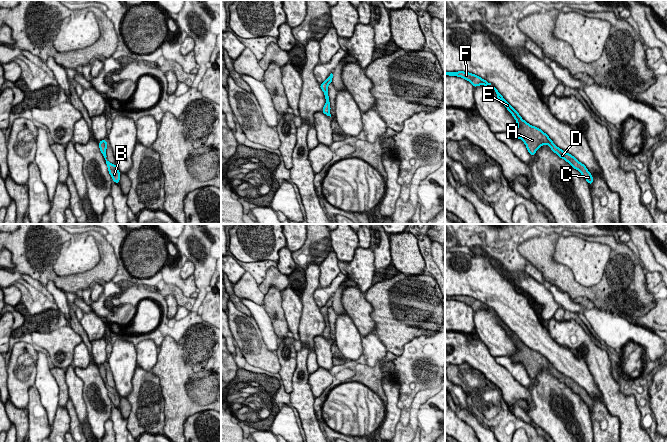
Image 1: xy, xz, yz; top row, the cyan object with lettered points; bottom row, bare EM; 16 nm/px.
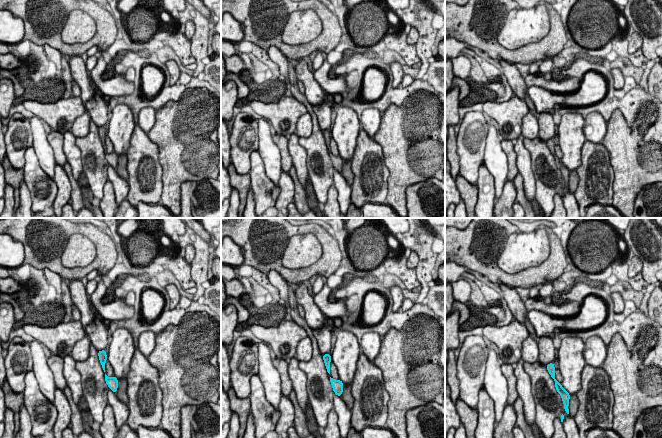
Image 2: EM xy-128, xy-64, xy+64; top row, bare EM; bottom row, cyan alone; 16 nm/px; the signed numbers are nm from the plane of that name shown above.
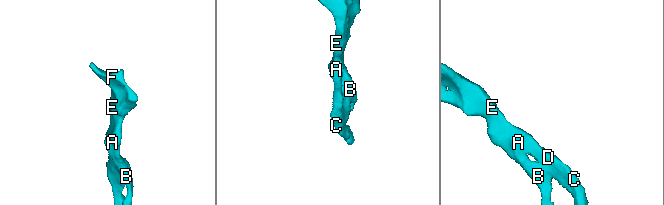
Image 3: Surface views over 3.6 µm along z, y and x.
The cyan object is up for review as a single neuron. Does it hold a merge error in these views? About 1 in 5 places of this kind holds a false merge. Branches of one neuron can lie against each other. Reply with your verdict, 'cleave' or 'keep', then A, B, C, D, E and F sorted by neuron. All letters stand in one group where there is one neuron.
keep; A B C D E F

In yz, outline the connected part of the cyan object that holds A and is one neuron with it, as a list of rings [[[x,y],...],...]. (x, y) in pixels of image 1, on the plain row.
[[[494,311],[497,319],[497,323],[502,326],[502,328],[507,332],[507,334],[512,338],[517,347],[517,352],[510,356],[513,363],[522,363],[528,376],[531,380],[534,380],[536,375],[543,369],[549,369],[552,376],[556,377],[560,382],[568,386],[574,393],[578,394],[581,399],[586,403],[586,405],[591,409],[593,407],[593,400],[588,395],[586,390],[579,386],[574,380],[566,377],[559,371],[557,371],[549,360],[544,357],[541,353],[530,349],[519,337],[503,322],[499,315]]]

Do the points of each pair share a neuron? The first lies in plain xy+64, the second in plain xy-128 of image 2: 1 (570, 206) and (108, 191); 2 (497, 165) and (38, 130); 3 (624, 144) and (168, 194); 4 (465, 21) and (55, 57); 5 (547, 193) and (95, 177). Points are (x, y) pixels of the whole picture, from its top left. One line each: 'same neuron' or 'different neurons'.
1: different neurons
2: same neuron
3: same neuron
4: different neurons
5: same neuron

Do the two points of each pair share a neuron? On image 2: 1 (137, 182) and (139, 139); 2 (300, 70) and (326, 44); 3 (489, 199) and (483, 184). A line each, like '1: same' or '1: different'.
1: same
2: different
3: same

